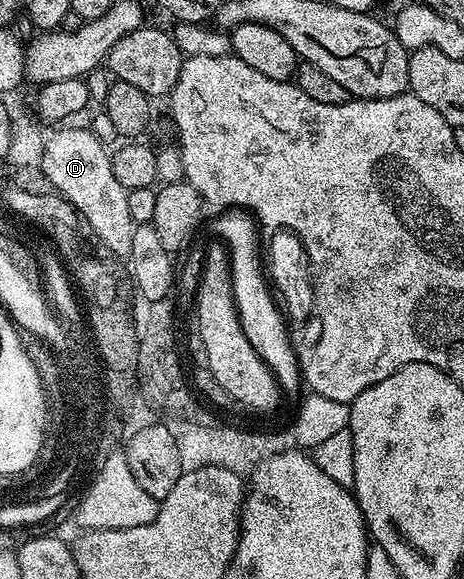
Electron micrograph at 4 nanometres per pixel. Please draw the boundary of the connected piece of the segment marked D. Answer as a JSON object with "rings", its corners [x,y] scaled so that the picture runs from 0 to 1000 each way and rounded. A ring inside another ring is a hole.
{"rings":[[[164,216],[131,218],[114,225],[121,228],[112,235],[106,231],[97,238],[95,269],[84,290],[121,321],[123,332],[131,339],[138,335],[164,356],[162,370],[190,385],[213,425],[239,434],[244,442],[274,444],[289,416],[276,332],[263,320],[254,320],[254,306],[246,306],[235,256],[188,218],[155,218]]]}

